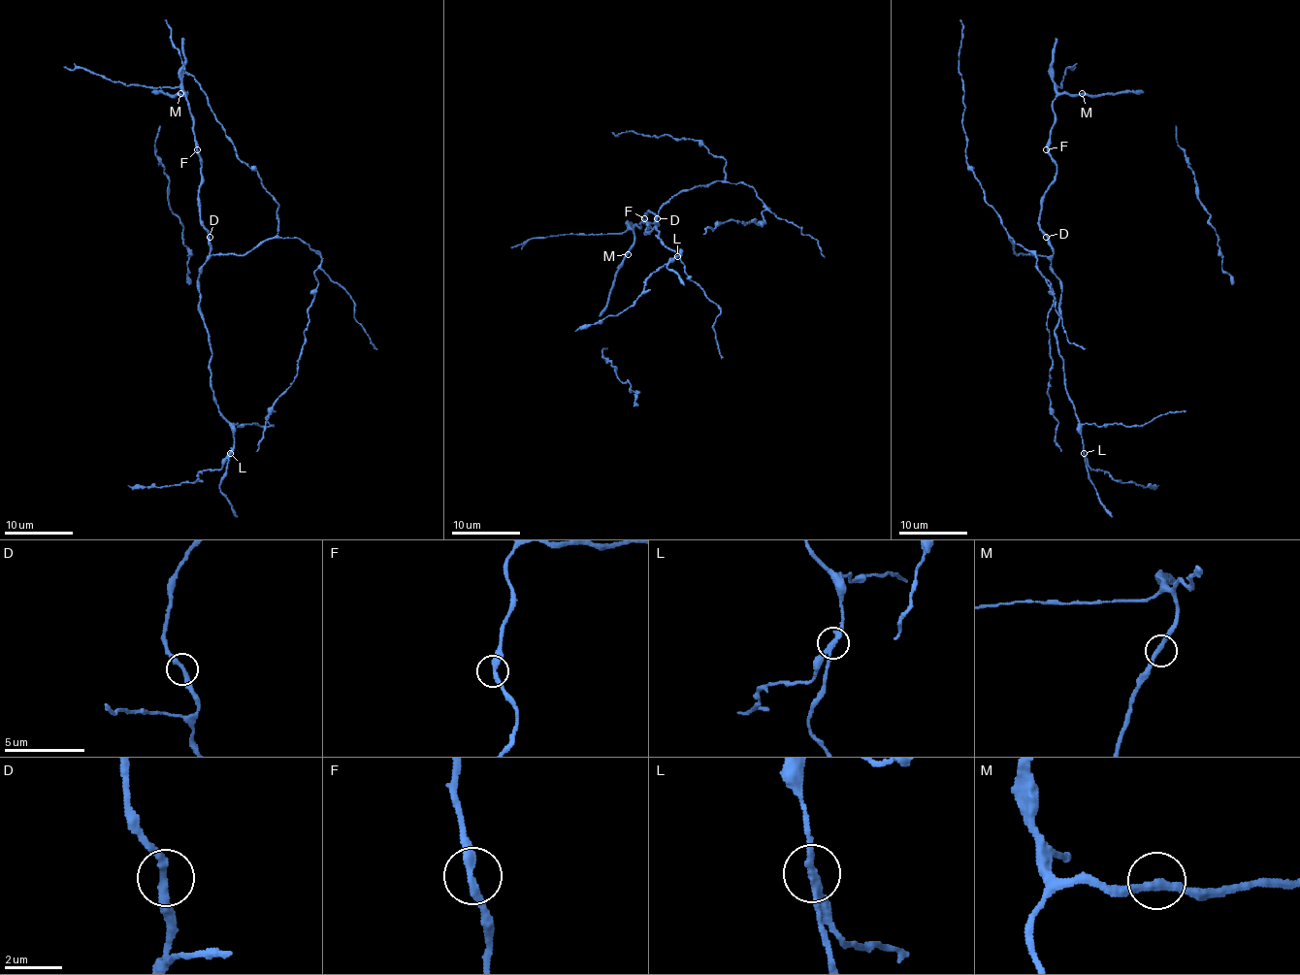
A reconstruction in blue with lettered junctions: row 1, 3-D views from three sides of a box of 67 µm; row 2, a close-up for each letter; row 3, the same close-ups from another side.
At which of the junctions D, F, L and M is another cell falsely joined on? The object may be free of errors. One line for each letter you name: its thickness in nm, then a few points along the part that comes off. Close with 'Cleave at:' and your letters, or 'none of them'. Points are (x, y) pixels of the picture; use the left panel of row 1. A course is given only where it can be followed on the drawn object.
L: calibre 280 nm; course (230, 453), (224, 464), (212, 471), (203, 471), (194, 482), (180, 482), (167, 487), (127, 485)
Cleave at: L

